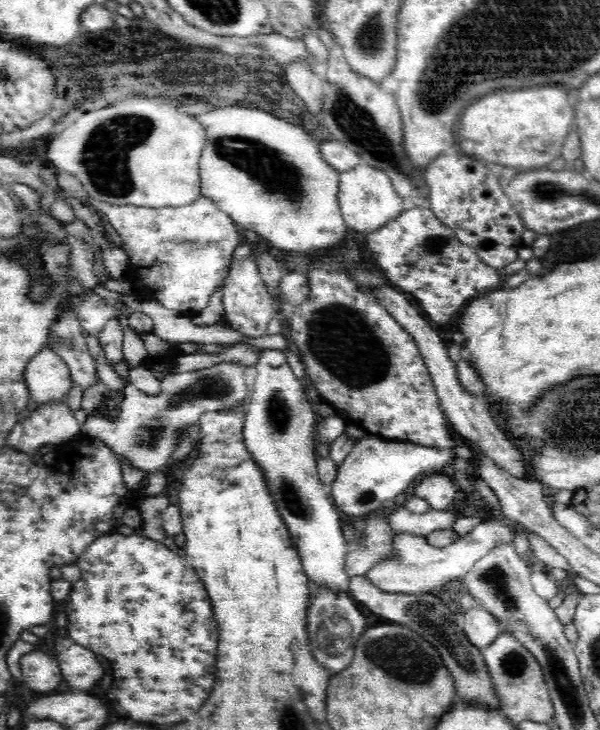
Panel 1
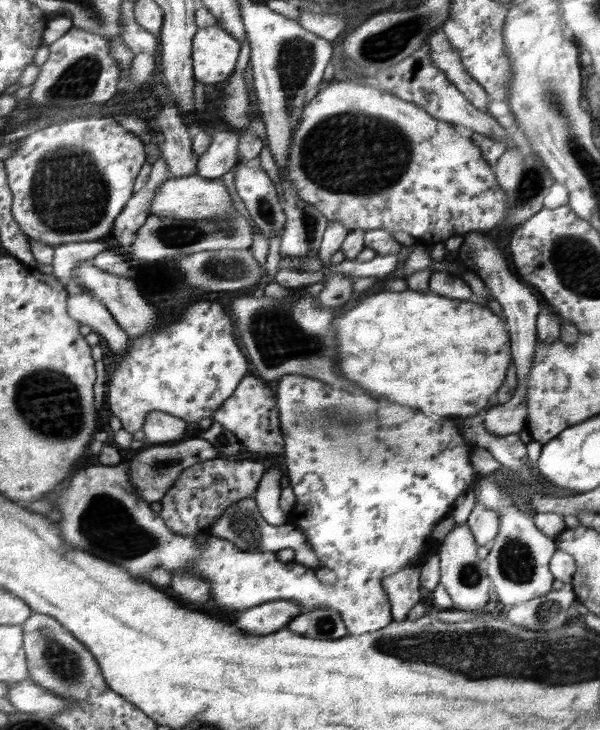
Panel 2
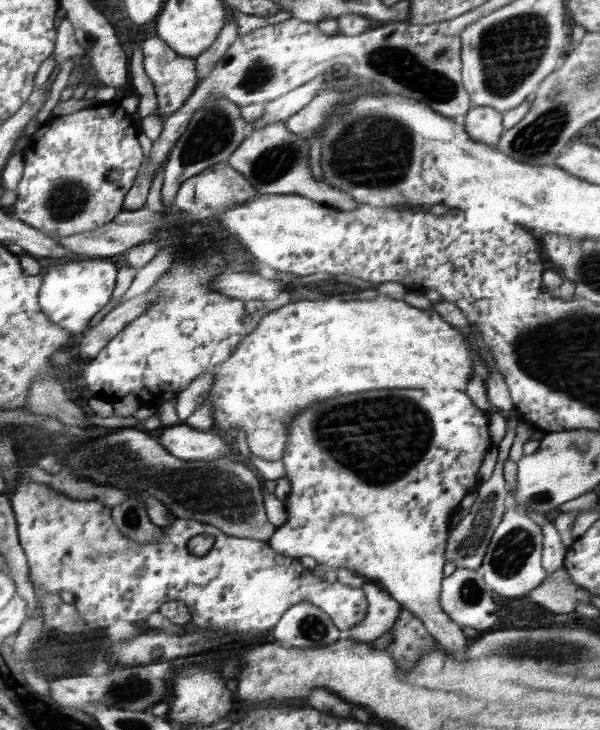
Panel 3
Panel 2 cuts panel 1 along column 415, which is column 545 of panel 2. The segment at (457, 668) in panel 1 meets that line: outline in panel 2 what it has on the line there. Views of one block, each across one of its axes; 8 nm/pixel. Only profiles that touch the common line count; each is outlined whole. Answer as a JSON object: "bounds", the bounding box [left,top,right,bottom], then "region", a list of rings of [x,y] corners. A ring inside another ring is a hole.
{"bounds":[506,583,575,630],"region":[[[564,583],[562,588],[551,590],[544,596],[518,603],[506,616],[512,624],[520,624],[536,630],[554,630],[564,626],[568,620],[568,608],[574,602],[575,589],[571,583]]]}

